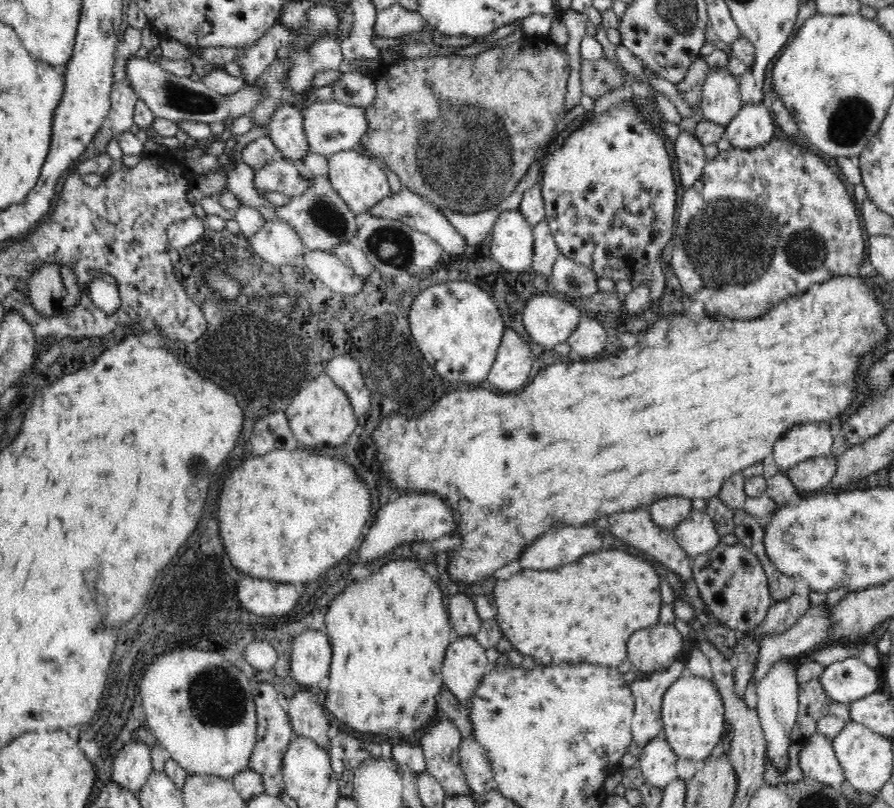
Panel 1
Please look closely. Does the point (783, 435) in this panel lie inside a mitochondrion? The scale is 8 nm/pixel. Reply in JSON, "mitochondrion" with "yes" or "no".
{"mitochondrion":"no"}

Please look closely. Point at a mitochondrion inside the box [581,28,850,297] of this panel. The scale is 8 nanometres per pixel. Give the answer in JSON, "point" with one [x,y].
{"point":[711,239]}

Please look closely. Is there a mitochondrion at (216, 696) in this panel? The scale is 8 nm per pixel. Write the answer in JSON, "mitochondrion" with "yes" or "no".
{"mitochondrion":"yes"}

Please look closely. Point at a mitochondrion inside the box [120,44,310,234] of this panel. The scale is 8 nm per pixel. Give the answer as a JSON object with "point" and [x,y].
{"point":[182,98]}

